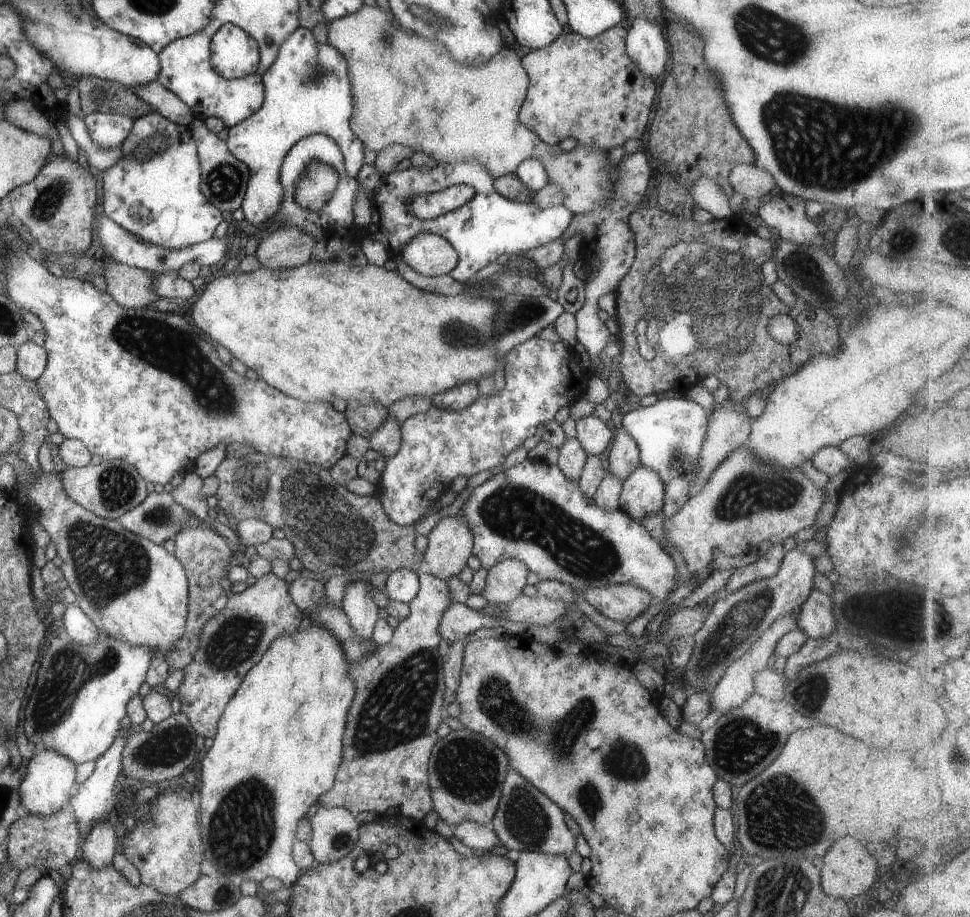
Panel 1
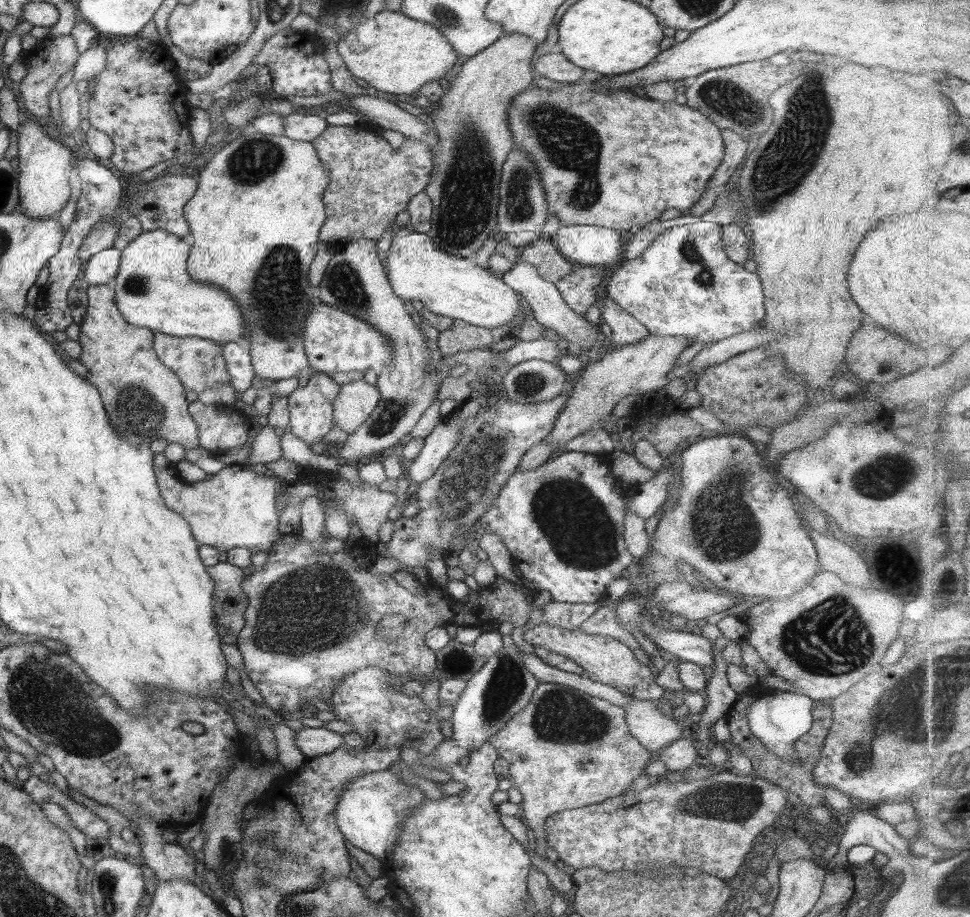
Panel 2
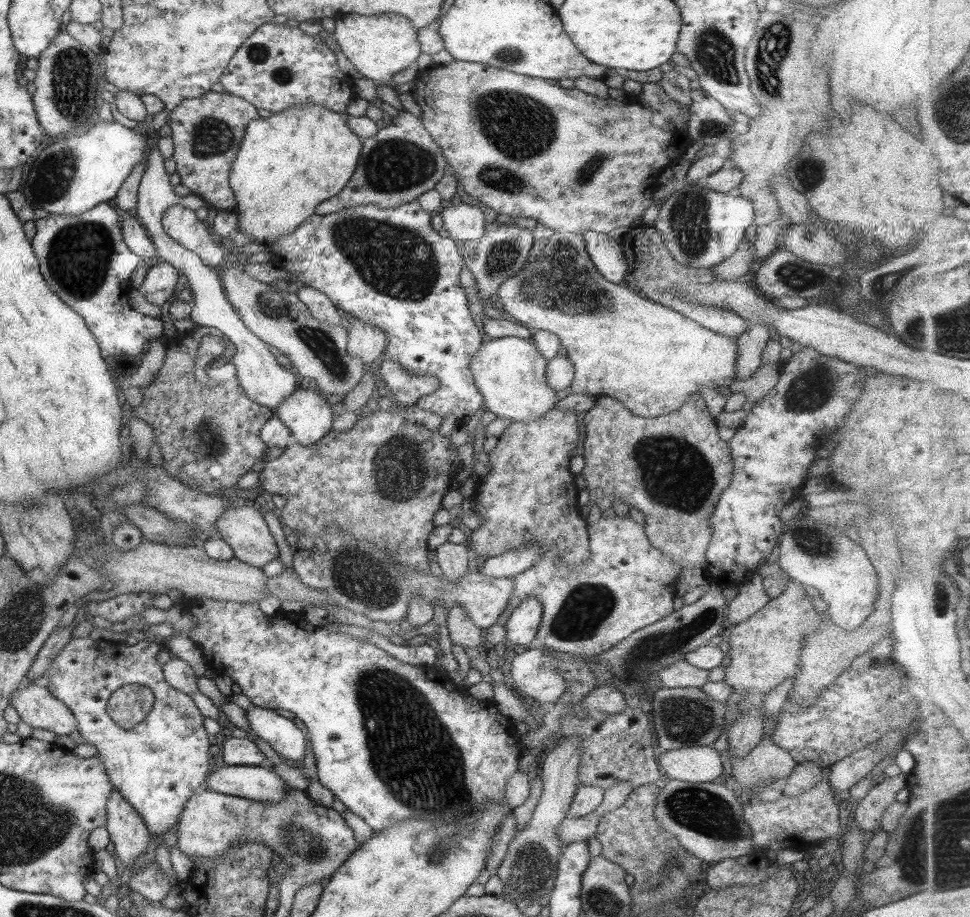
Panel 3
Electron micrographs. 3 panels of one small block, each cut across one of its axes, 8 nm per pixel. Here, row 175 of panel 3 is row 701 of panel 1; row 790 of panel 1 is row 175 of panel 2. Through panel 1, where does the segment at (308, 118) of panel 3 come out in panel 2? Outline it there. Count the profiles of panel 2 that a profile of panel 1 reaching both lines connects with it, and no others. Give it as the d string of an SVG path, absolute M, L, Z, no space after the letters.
M245 126L241 136L233 139L227 146L221 147L219 152L210 154L207 163L198 174L199 181L196 182L197 186L195 192L182 204L183 218L187 223L188 234L193 238L187 258L187 275L197 283L203 285L213 285L225 293L229 293L231 301L237 305L241 319L243 319L245 327L245 337L247 352L250 355L250 363L255 375L272 380L274 382L295 377L301 373L305 373L310 366L308 363L305 352L303 352L303 340L301 340L301 329L303 329L303 319L309 313L309 302L313 299L309 292L309 282L307 274L309 266L315 256L318 247L318 232L322 227L323 221L326 219L325 207L323 206L321 197L323 194L324 186L327 184L328 176L326 170L317 158L315 149L310 142L295 142L285 135L275 136L267 134L259 134L250 126Z

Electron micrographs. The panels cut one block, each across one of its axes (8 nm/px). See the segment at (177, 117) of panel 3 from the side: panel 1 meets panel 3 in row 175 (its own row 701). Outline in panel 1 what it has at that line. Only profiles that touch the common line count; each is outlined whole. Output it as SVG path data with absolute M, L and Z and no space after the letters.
M273 573L261 576L259 580L249 581L245 590L232 595L226 600L225 606L205 622L201 628L199 644L191 662L183 669L183 680L177 689L177 700L180 702L180 712L183 712L197 735L213 738L216 726L225 705L237 690L243 676L262 656L265 650L279 634L291 634L299 626L303 618L302 612L295 606L289 596L287 583L277 578Z

